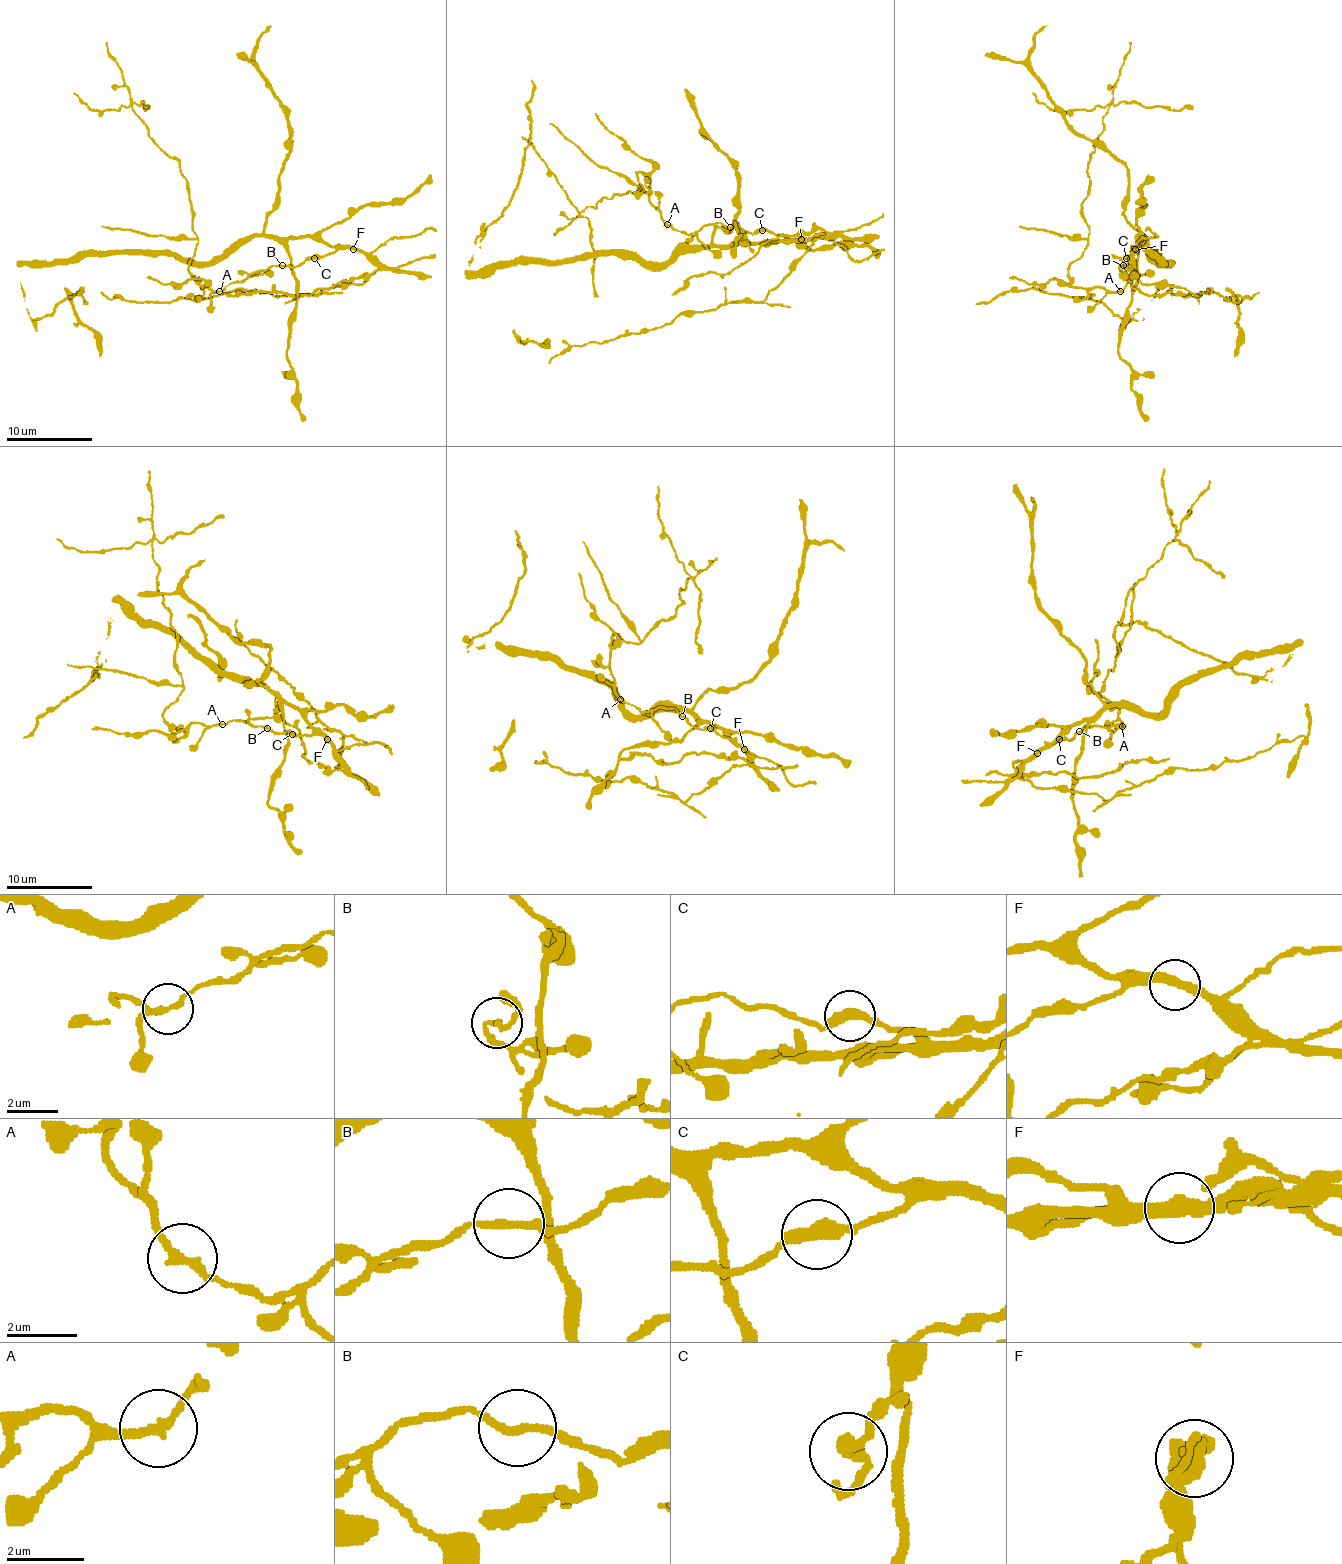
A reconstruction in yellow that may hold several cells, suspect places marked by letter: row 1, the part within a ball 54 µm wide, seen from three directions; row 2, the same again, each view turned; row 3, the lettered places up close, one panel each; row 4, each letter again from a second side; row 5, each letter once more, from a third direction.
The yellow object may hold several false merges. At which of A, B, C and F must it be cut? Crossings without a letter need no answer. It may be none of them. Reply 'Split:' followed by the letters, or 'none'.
Split: A, F

